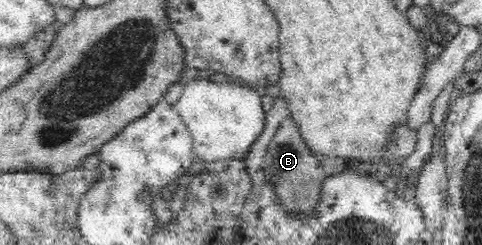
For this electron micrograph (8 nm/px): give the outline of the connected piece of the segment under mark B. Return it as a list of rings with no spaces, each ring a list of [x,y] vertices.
[[[290,116],[283,120],[268,145],[264,164],[261,166],[262,174],[268,174],[271,182],[276,187],[280,204],[286,206],[288,212],[297,212],[302,218],[310,218],[314,212],[314,206],[318,204],[320,196],[320,184],[326,176],[336,172],[342,172],[346,168],[343,158],[332,158],[332,156],[320,156],[312,154],[311,148],[307,146],[301,135],[298,123]]]

